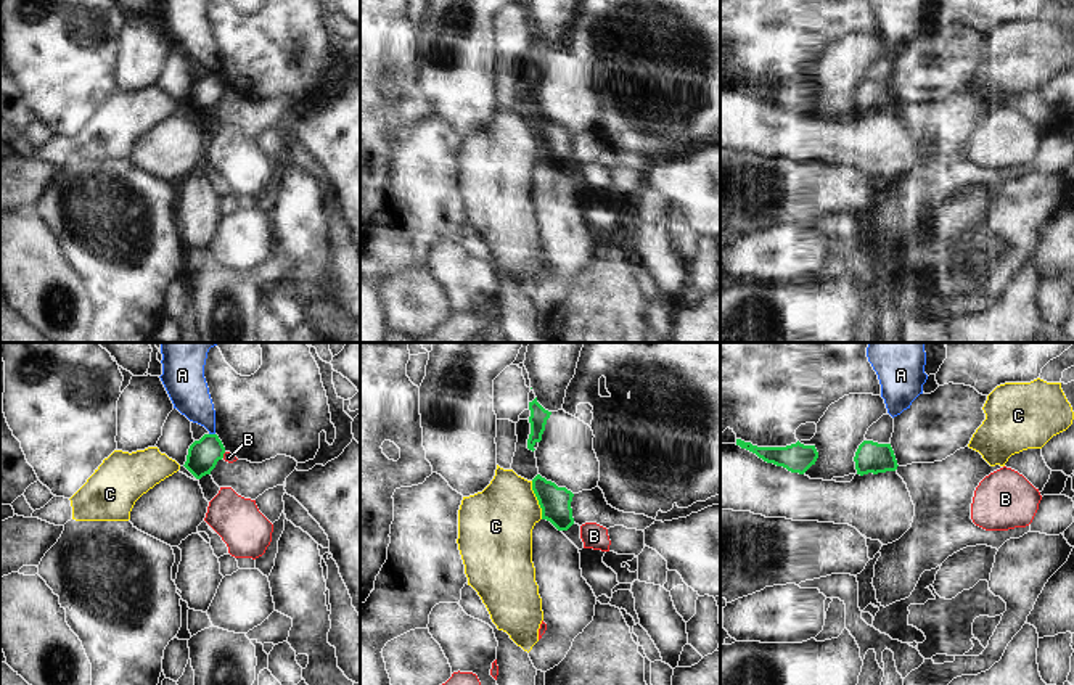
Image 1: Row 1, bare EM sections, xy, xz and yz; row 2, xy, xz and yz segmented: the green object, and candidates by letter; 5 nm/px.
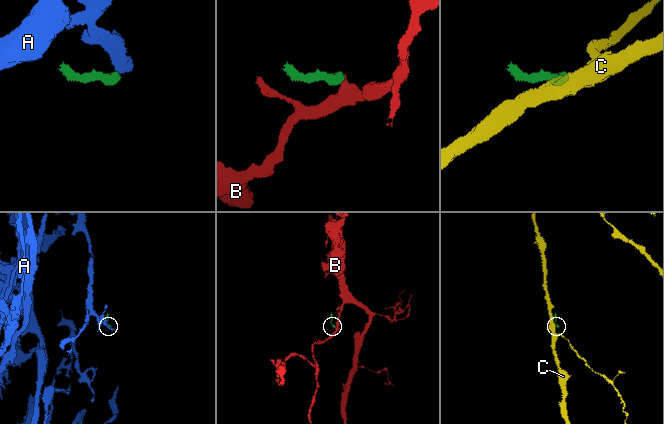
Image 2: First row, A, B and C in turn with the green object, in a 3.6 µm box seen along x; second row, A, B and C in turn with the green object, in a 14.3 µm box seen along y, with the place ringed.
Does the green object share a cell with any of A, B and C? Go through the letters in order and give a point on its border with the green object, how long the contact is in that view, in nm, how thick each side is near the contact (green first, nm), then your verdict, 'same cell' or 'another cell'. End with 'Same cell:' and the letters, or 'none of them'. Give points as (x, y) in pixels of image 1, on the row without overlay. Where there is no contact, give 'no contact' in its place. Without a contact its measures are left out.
A: xy (213, 74) | 30 nm | 160/200 nm | another cell
B: xy (222, 95) | 40 nm | 160/50 nm | another cell
C: xz (537, 139) | 200 nm | 160/360 nm | another cell
Same cell: none of them

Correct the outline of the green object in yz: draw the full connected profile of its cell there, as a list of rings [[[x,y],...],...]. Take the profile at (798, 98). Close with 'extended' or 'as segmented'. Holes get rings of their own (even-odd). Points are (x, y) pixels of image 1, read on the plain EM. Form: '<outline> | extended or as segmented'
[[[736,79],[736,85],[756,93],[767,103],[783,106],[791,113],[804,114],[818,98],[815,85],[804,85],[799,80],[786,87],[757,87]]] | as segmented

